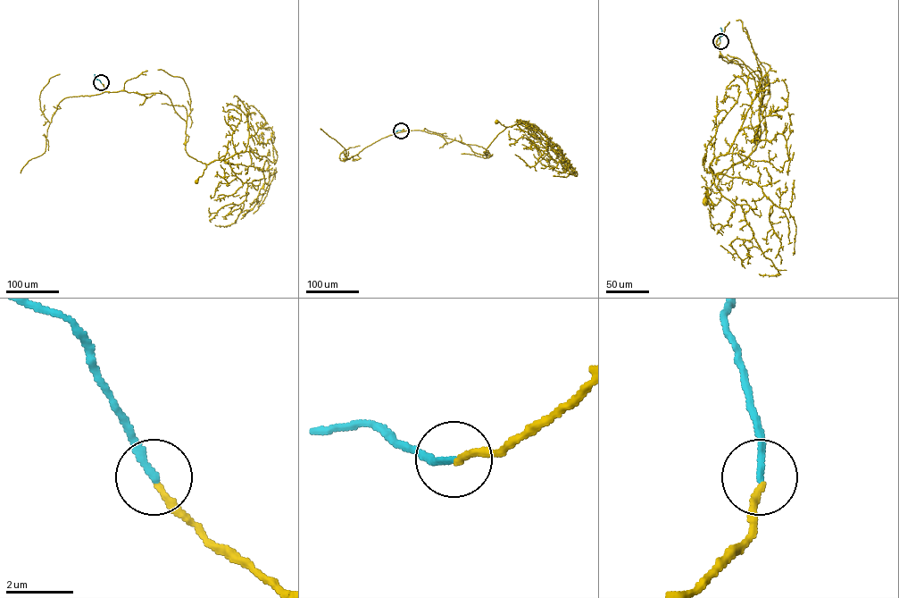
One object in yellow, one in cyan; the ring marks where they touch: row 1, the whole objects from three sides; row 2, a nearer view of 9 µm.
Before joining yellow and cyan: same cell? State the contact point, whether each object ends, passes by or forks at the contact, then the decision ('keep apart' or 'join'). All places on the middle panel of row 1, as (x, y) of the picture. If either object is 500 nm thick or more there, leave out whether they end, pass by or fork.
at (401, 130); yellow ends there; cyan ends there; keep apart

